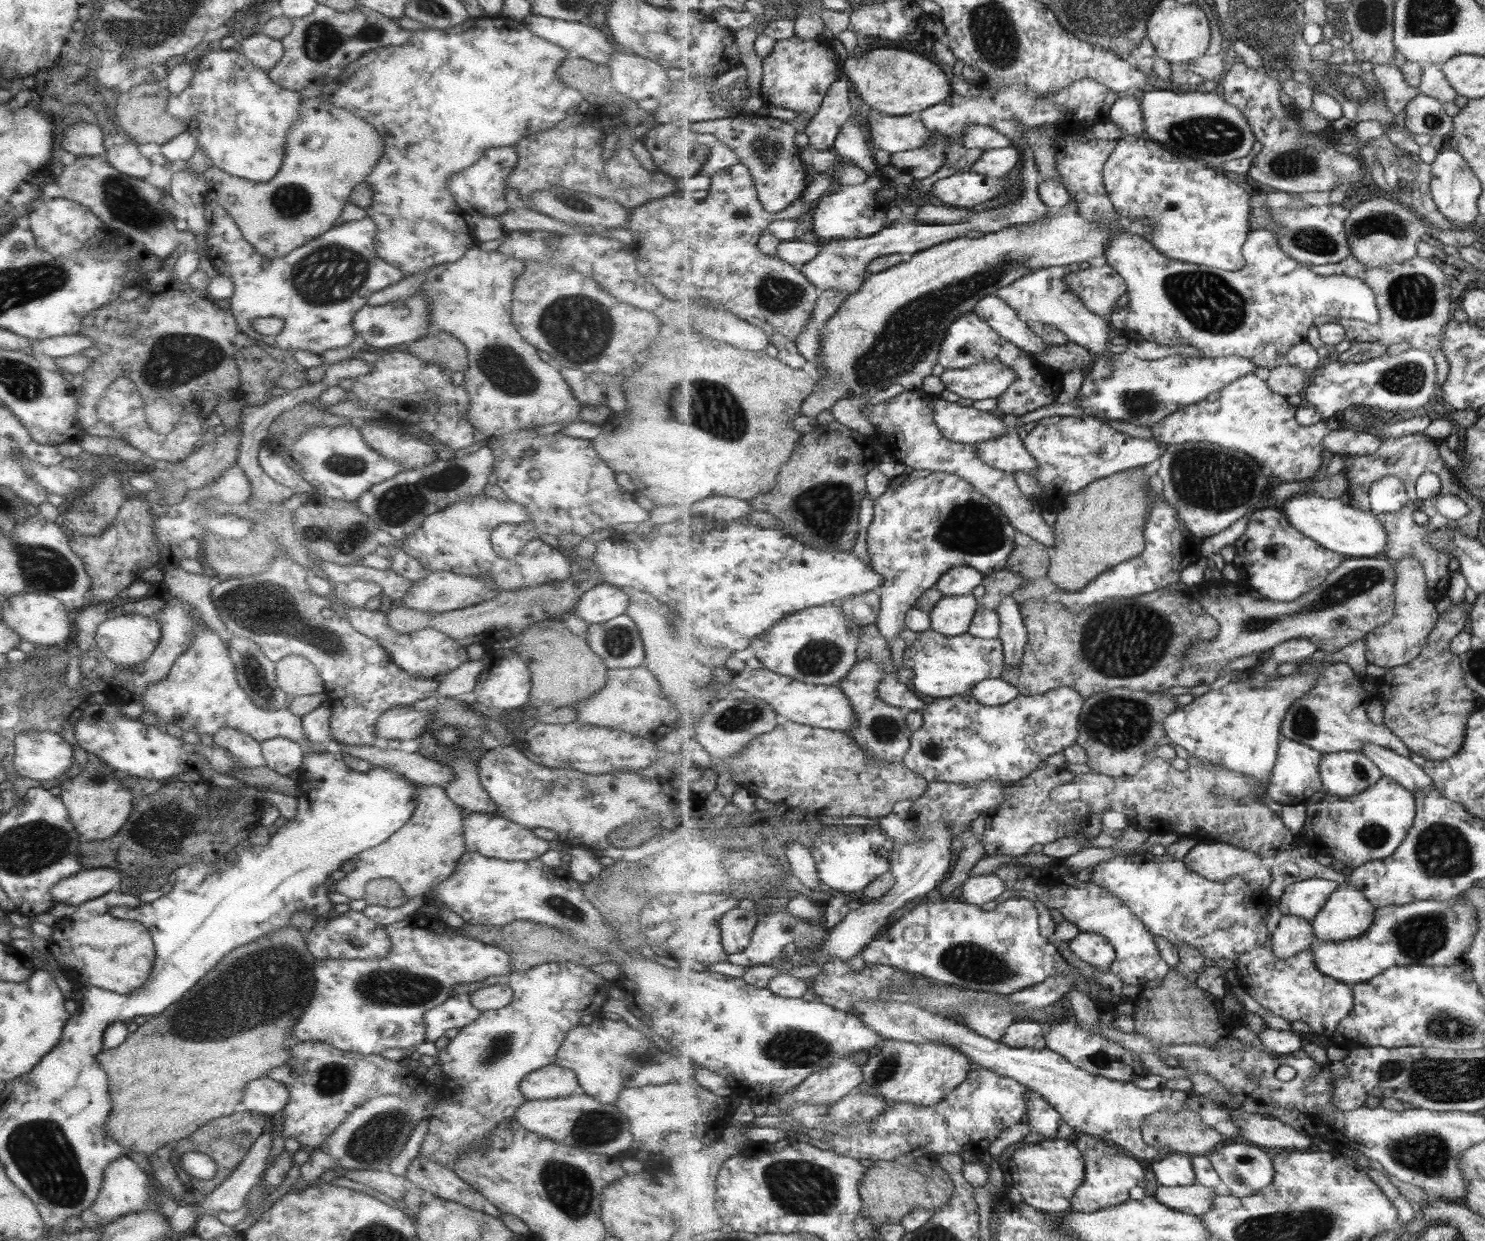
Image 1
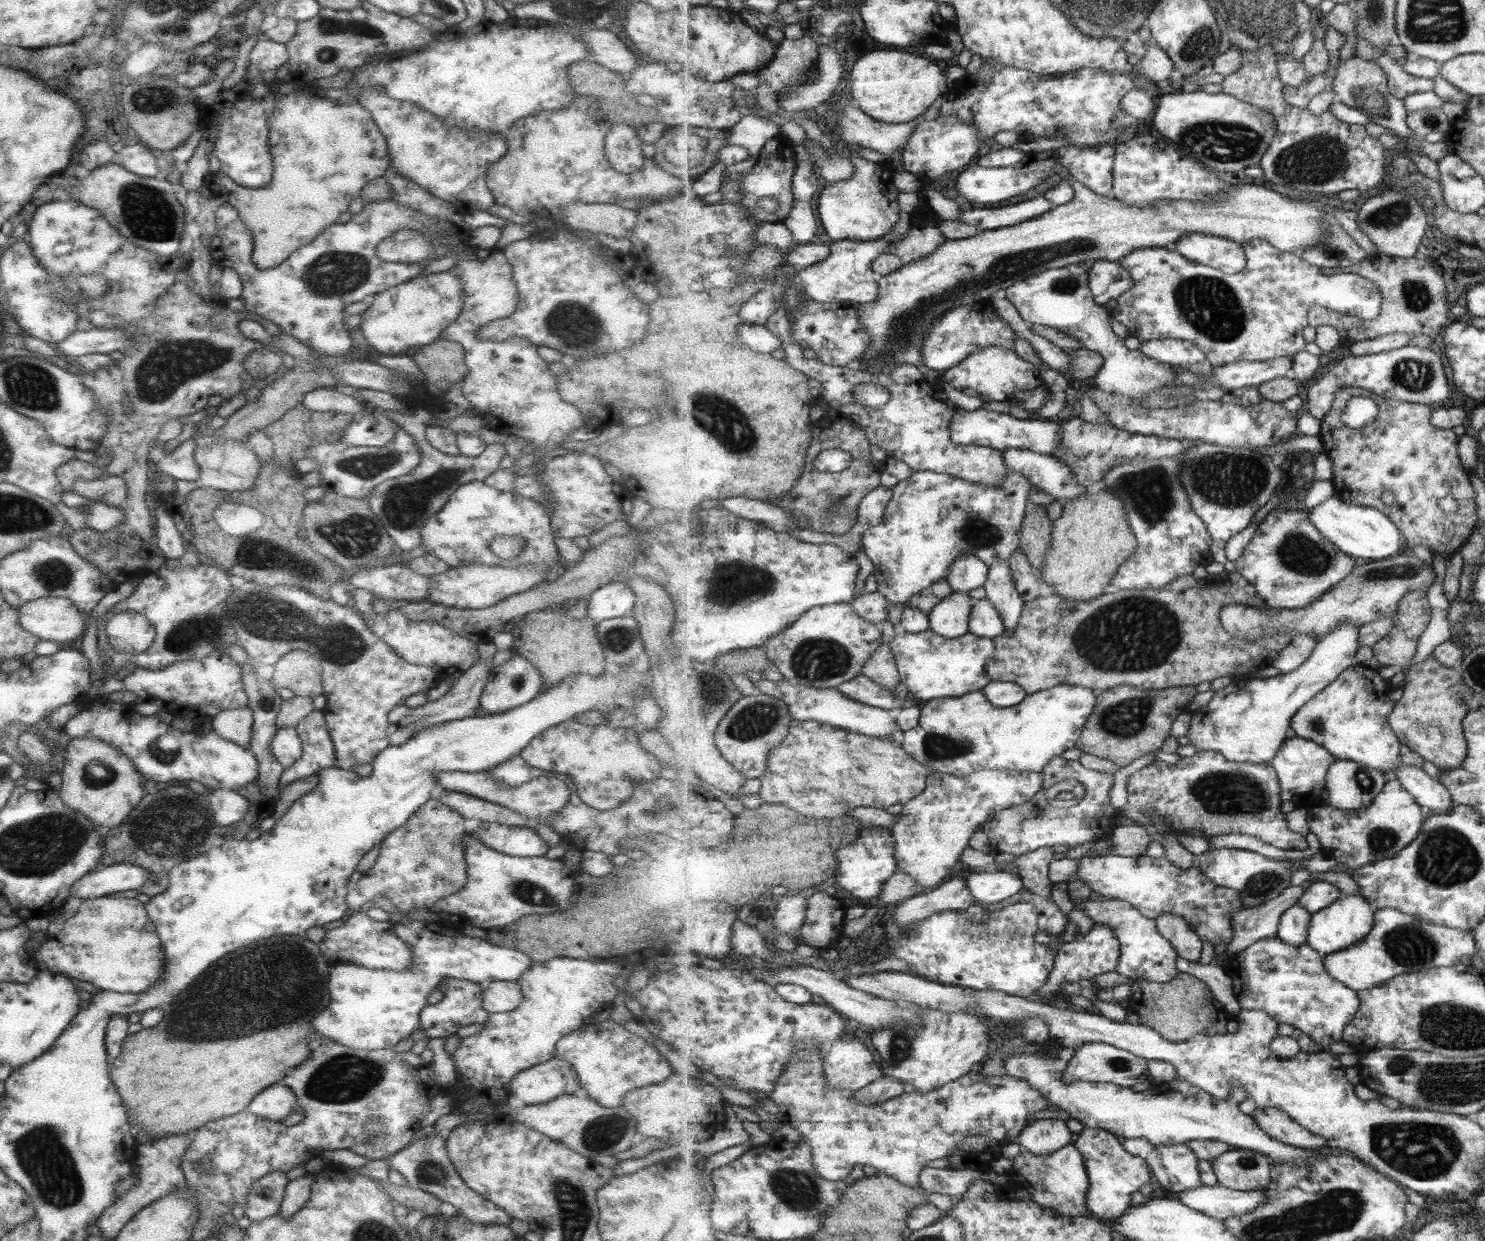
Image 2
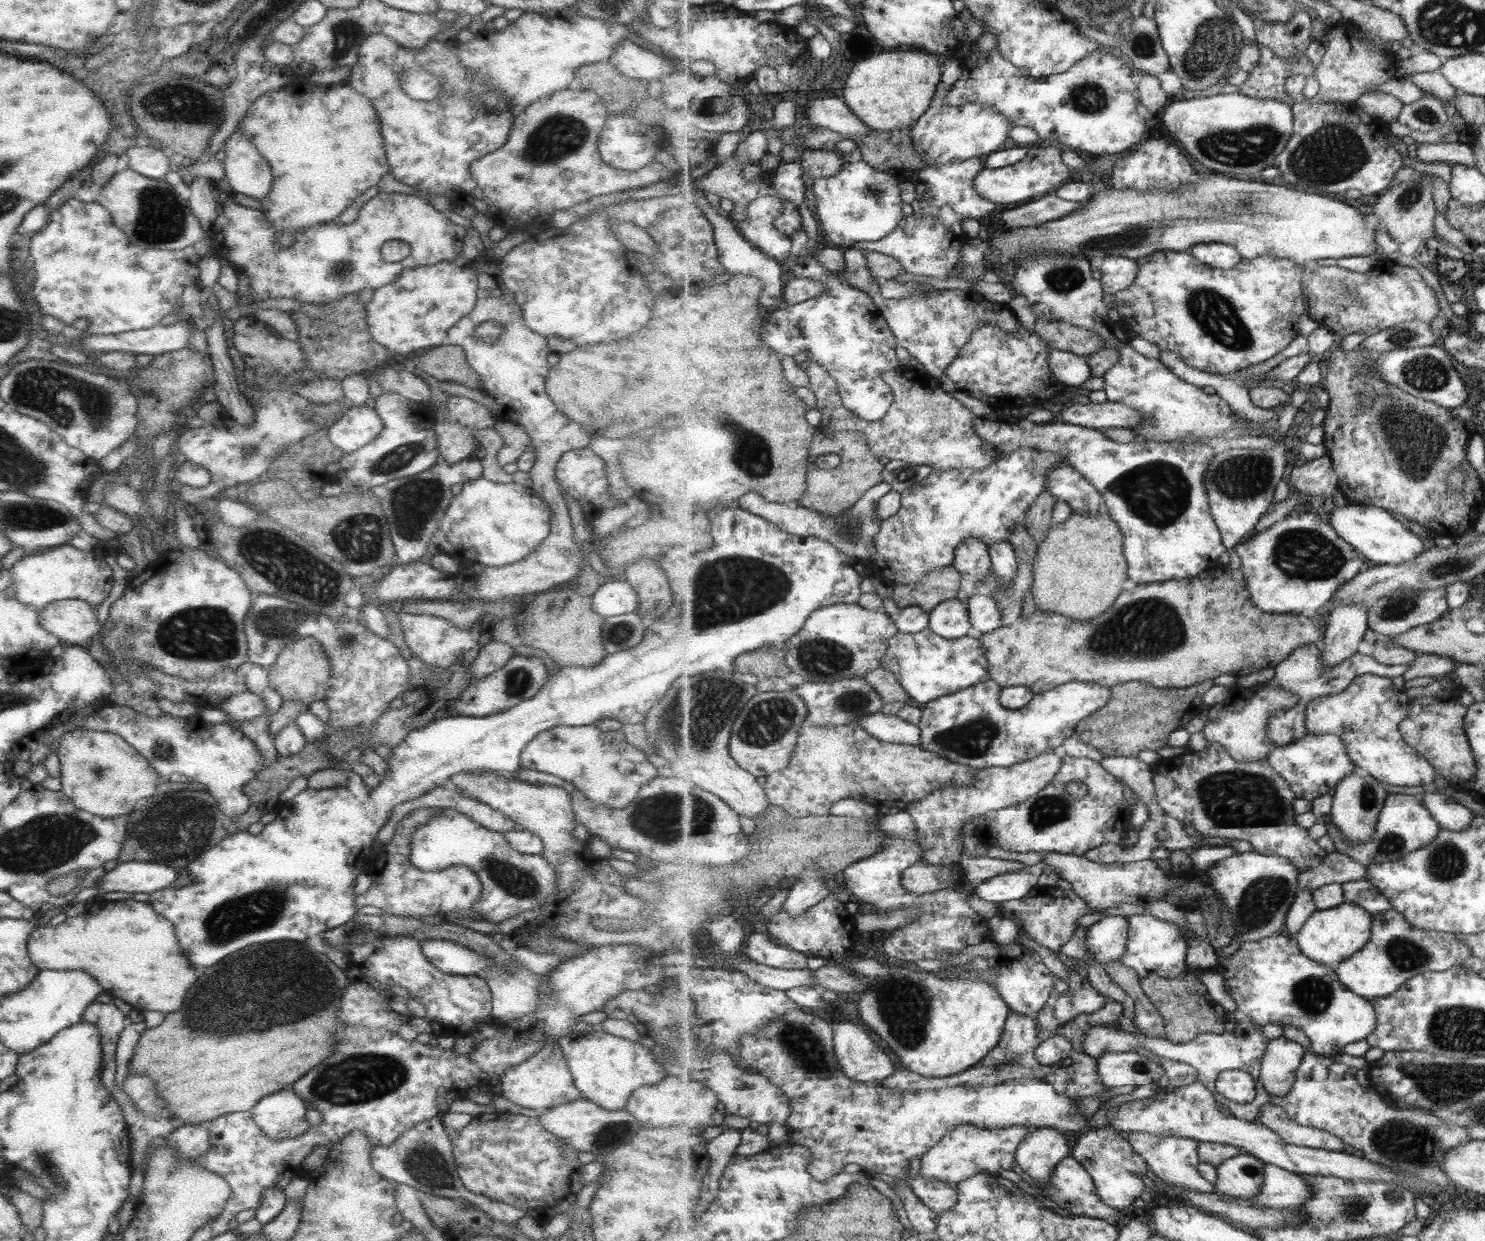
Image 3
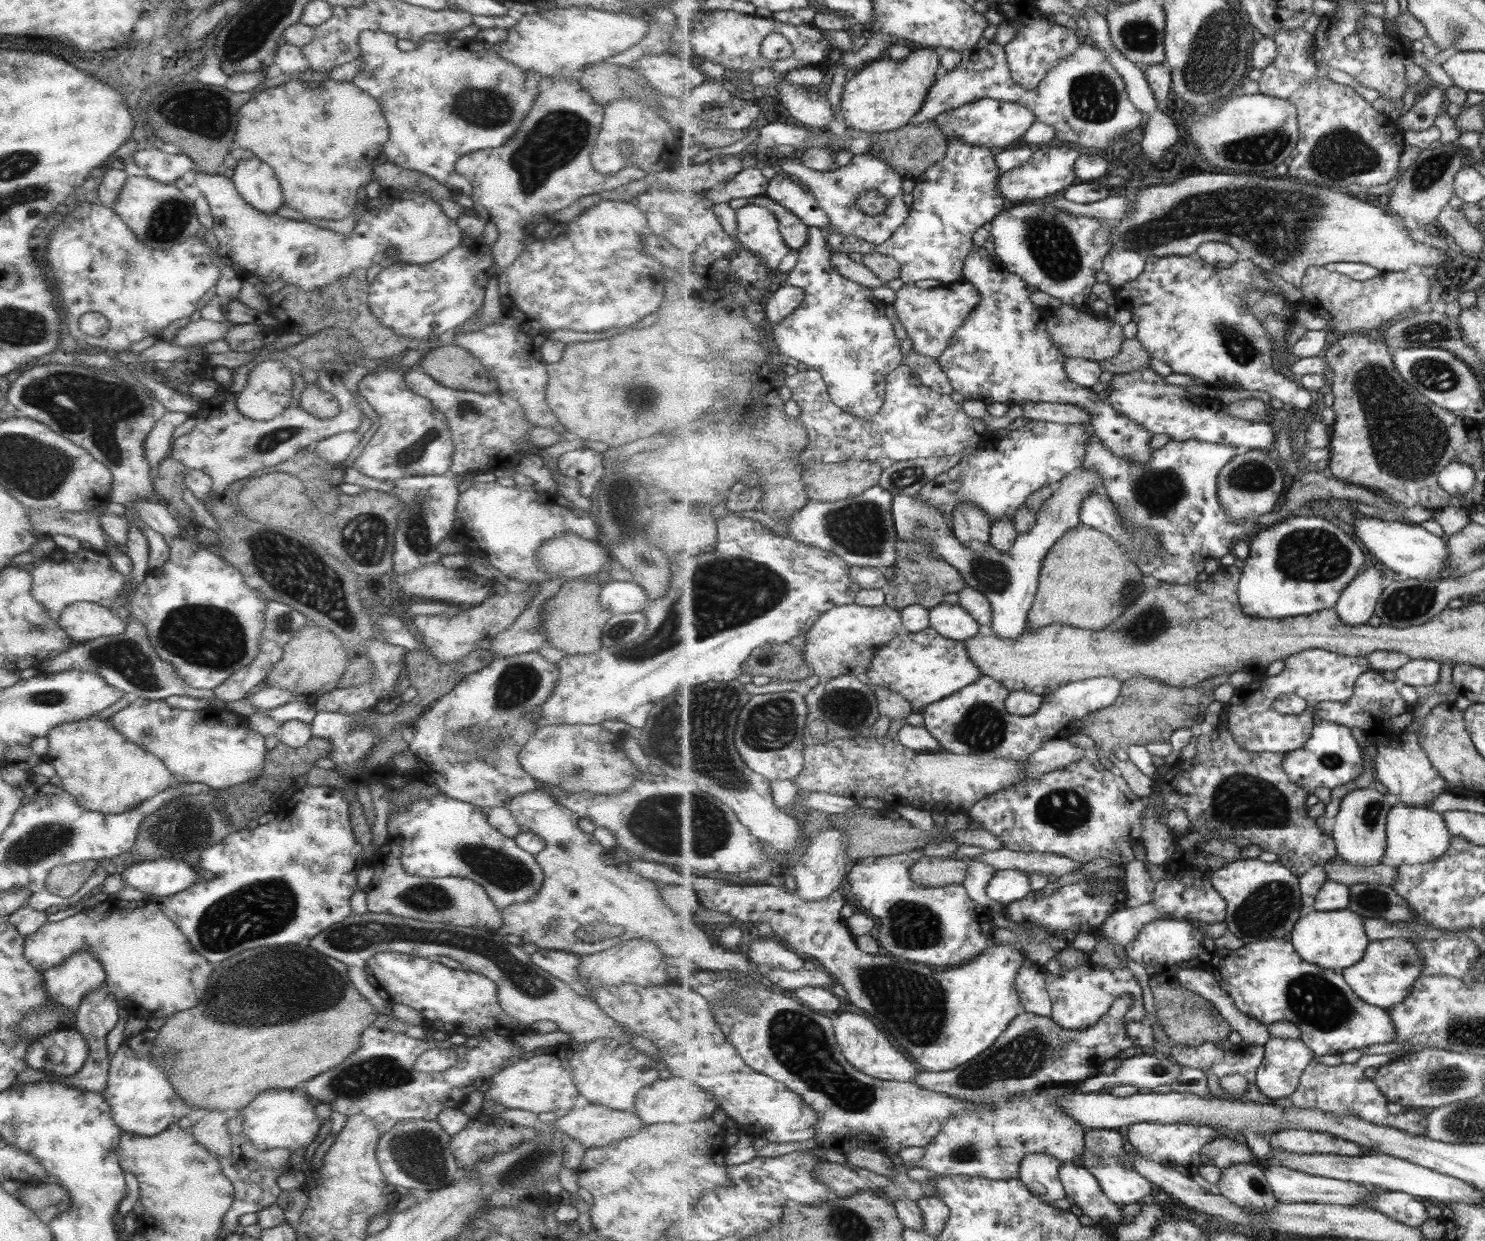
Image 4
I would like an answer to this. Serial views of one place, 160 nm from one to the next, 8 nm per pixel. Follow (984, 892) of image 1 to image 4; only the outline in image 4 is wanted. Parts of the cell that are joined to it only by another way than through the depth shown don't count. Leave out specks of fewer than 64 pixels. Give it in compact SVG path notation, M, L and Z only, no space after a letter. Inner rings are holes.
M1010 869L998 870L987 886L989 898L1005 905L1021 900L1031 892L1034 888L1029 875Z

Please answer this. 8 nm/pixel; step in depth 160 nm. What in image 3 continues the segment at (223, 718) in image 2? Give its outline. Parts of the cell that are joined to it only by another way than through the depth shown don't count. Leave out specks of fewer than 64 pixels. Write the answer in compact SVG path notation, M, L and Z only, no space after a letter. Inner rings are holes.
M247 689L235 696L223 699L217 707L226 714L229 725L231 725L229 722L235 722L235 720L237 722L251 720L251 718L259 716L265 708L264 701Z

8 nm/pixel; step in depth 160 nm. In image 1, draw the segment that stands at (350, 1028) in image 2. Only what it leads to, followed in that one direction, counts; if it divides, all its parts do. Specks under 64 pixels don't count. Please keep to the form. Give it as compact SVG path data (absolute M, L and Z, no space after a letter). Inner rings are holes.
M408 922L393 923L384 927L387 939L389 939L388 953L381 958L376 959L329 959L319 960L315 966L313 966L313 994L311 994L311 1000L307 1004L307 1012L302 1012L297 1018L297 1022L294 1022L293 1026L290 1026L290 1042L305 1042L305 1041L319 1041L335 1047L337 1050L343 1052L353 1052L359 1055L367 1054L379 1054L382 1050L390 1048L403 1048L407 1049L409 1046L417 1046L422 1042L425 1042L425 1029L424 1029L424 1012L429 1010L432 1006L437 1006L440 1002L446 1000L453 990L455 984L471 984L471 982L481 982L488 976L507 976L510 973L509 970L509 956L506 951L499 950L498 947L488 946L485 943L471 939L463 938L463 936L447 936L447 934L435 934L435 932L429 932L429 930L420 927L410 927Z

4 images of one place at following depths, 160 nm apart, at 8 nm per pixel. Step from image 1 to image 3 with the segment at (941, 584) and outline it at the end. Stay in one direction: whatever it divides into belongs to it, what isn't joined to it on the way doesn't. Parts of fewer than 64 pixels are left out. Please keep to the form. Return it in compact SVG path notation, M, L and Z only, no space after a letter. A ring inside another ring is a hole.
M967 538L956 550L954 565L963 579L975 583L984 580L992 570L990 547L980 538Z

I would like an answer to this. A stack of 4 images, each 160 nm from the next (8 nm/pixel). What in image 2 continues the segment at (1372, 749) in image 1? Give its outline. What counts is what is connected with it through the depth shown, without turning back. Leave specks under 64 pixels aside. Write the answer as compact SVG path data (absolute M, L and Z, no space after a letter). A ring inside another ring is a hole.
M1399 765L1396 774L1405 790L1410 791L1427 815L1451 814L1451 810L1455 810L1449 790L1438 779L1429 776L1422 767Z

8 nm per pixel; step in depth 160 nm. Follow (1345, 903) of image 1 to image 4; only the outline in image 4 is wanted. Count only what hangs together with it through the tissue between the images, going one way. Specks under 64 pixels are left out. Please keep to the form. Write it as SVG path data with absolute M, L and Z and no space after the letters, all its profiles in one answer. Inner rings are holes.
M1348 908L1334 911L1317 909L1306 911L1296 922L1289 940L1307 962L1339 972L1362 962L1362 958L1366 956L1366 950L1370 946L1364 916Z

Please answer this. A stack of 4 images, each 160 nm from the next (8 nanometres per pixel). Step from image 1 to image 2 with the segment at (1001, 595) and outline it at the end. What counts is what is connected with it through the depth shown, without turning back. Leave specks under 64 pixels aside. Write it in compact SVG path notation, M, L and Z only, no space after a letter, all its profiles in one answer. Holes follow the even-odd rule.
M1020 549L1009 561L1011 576L1025 603L1037 600L1041 596L1041 583L1043 581L1038 568L1030 564L1029 558L1022 554Z

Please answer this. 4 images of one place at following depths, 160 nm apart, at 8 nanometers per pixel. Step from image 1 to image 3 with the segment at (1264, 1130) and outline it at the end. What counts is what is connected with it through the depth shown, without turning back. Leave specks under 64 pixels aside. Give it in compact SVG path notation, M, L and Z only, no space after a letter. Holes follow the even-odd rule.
M1276 1104L1262 1106L1259 1121L1274 1130L1285 1142L1297 1146L1332 1151L1341 1151L1345 1146L1345 1142L1335 1134L1299 1124L1282 1106Z

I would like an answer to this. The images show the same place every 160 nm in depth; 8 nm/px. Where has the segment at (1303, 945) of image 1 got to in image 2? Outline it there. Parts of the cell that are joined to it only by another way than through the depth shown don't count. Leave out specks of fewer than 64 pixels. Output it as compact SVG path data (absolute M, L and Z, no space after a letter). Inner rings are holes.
M1300 904L1286 910L1280 920L1278 938L1299 947L1307 943L1312 914Z

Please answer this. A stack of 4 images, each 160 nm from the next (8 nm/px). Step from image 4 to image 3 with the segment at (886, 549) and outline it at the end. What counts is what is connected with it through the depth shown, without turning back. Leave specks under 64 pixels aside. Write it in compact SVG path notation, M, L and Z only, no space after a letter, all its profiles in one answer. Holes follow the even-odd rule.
M881 482L877 486L867 491L867 494L854 504L851 508L848 508L842 514L836 516L826 516L821 514L817 510L811 510L810 507L788 504L788 503L775 503L767 502L757 492L751 492L743 495L736 503L742 509L749 510L753 514L766 518L769 522L776 523L784 531L789 534L799 535L802 537L814 536L817 538L826 539L827 542L839 547L845 554L857 557L858 559L872 561L877 557L877 550L874 545L874 536L882 528L883 519L876 518L876 506L878 500L882 499L883 496L893 491L891 483Z

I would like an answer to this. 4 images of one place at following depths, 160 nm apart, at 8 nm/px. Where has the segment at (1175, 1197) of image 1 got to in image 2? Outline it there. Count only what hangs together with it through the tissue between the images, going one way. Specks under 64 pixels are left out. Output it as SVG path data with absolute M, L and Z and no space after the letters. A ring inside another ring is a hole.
M1203 1185L1198 1189L1177 1193L1178 1199L1193 1210L1202 1211L1217 1219L1228 1219L1251 1212L1266 1198L1266 1188L1255 1191L1233 1190L1219 1185Z

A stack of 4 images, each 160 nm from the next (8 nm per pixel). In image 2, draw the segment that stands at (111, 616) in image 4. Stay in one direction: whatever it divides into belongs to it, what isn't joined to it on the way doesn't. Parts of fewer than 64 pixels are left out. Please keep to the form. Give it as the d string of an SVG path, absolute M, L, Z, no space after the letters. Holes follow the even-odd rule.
M47 597L31 602L23 602L15 608L18 611L19 626L37 640L49 640L63 647L63 642L73 642L82 636L86 627L85 616L65 598Z

